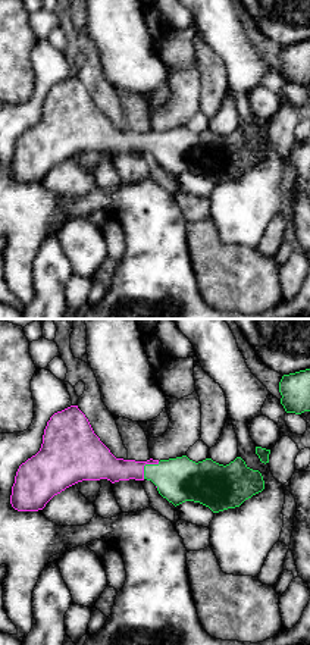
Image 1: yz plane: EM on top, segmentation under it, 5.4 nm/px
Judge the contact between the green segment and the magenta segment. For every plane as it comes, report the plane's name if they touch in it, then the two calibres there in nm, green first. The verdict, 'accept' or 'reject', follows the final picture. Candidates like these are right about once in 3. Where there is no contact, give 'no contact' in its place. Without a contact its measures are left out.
meets green in yz; 240 nm thick on the green side, 170 nm on the other

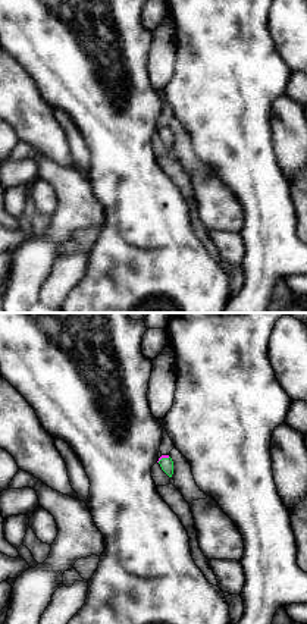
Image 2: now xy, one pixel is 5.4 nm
meets green in xy; 70 nm thick on the green side, 20 nm on the other

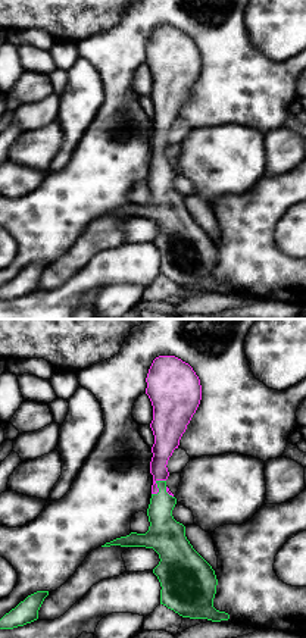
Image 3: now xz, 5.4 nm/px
meets green in xz; 170 nm thick on the green side, 130 nm on the other

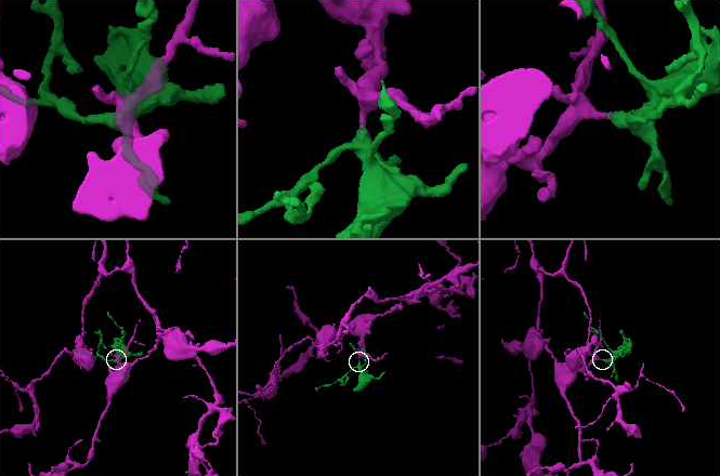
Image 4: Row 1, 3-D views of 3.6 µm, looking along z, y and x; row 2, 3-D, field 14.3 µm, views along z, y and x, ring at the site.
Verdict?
accept

